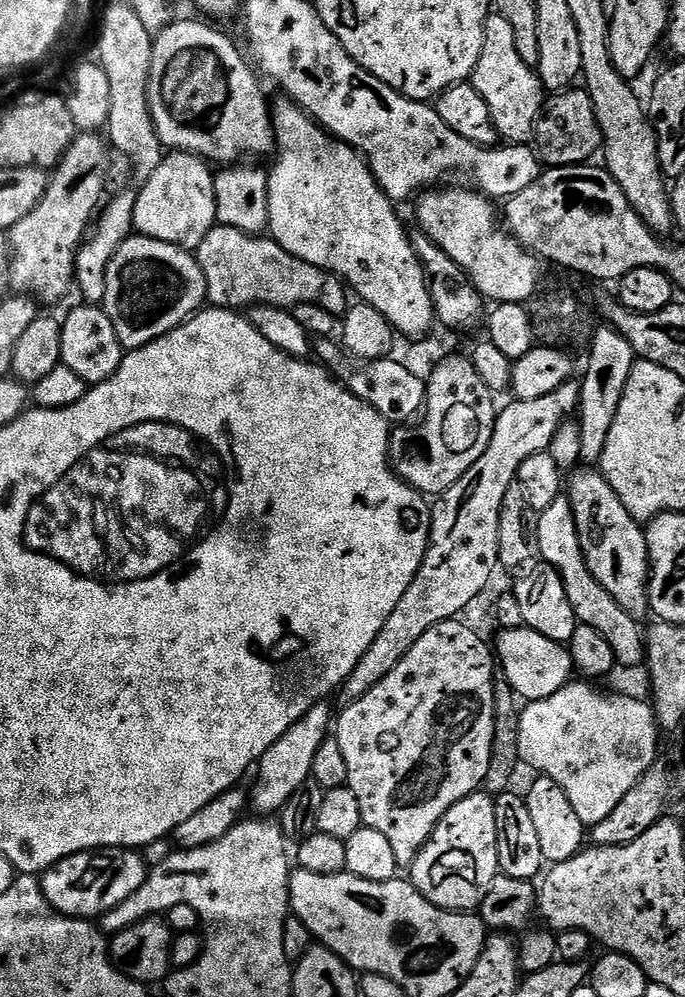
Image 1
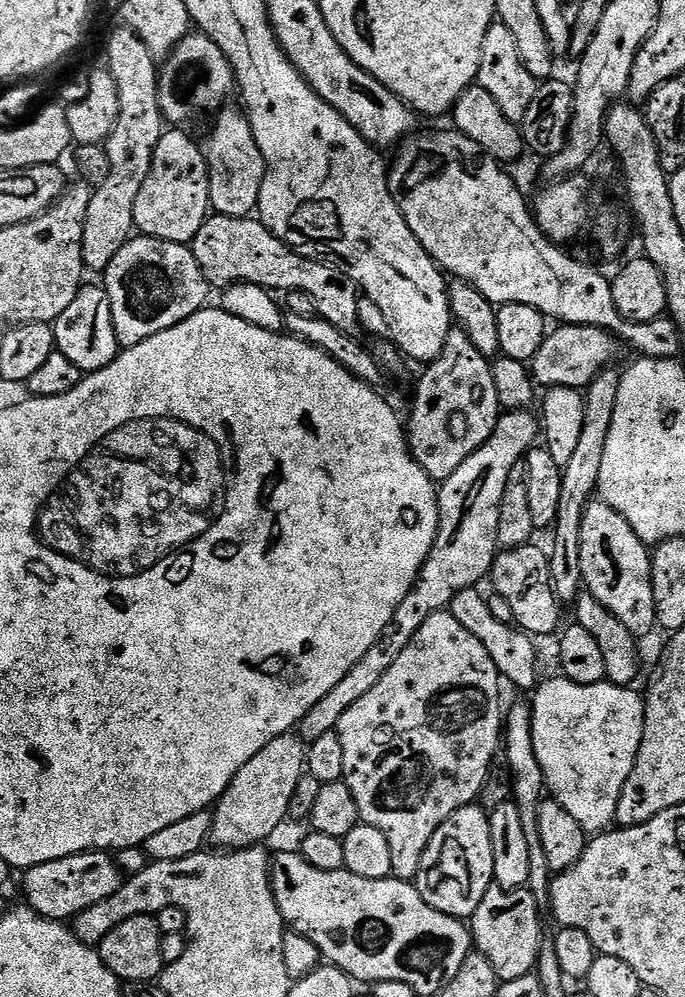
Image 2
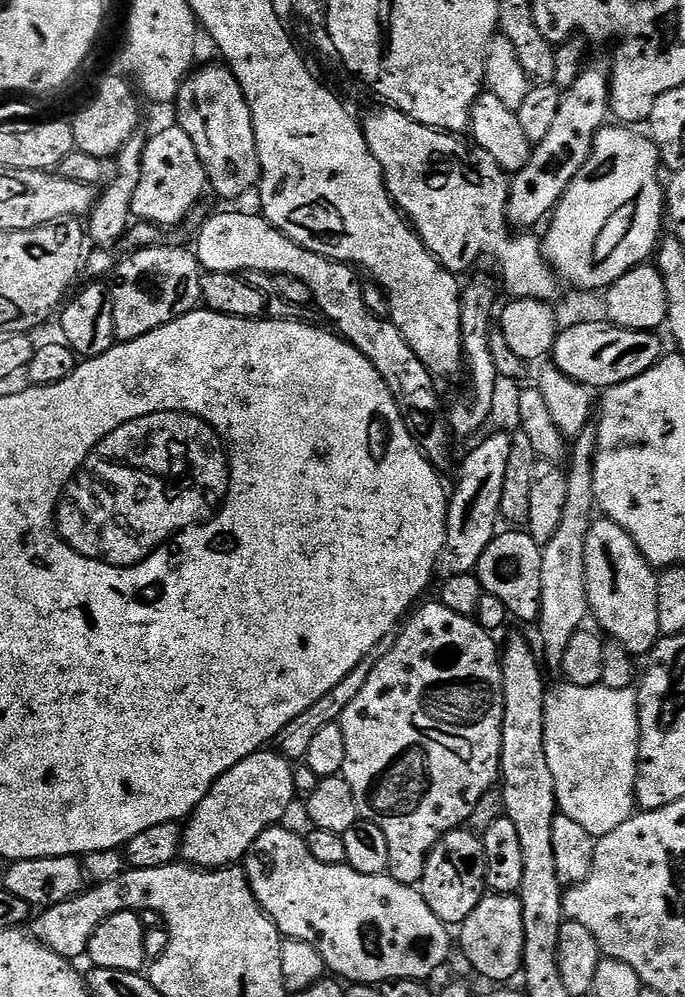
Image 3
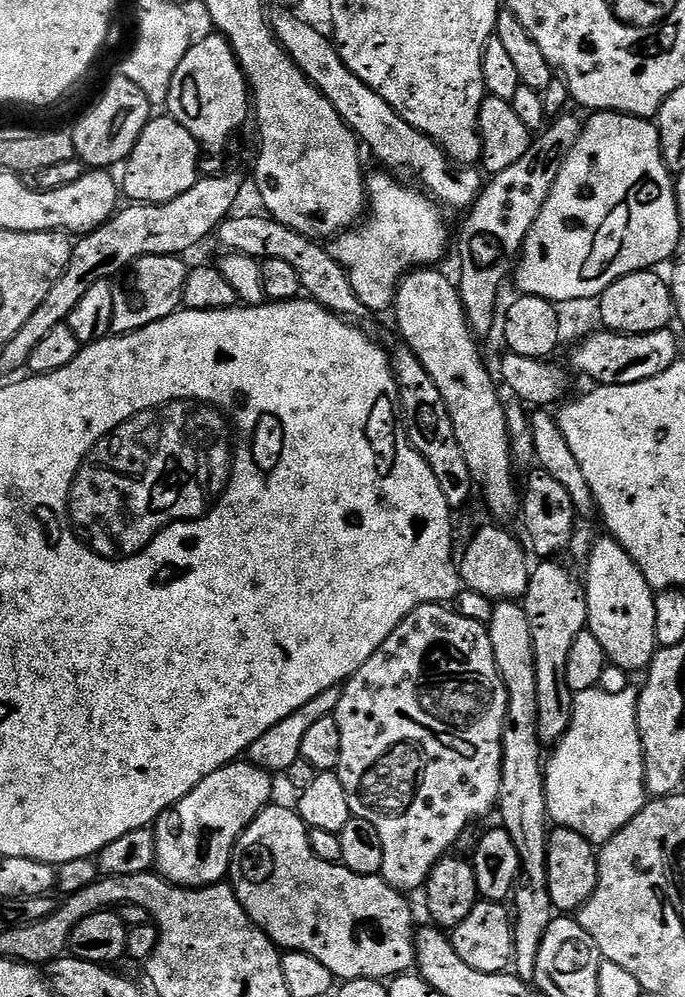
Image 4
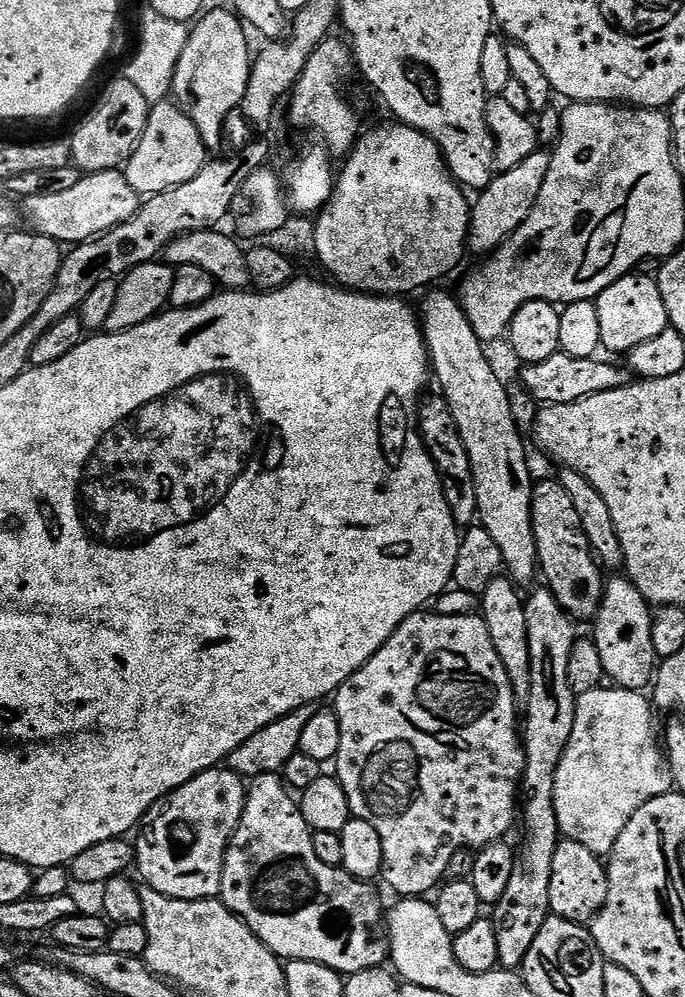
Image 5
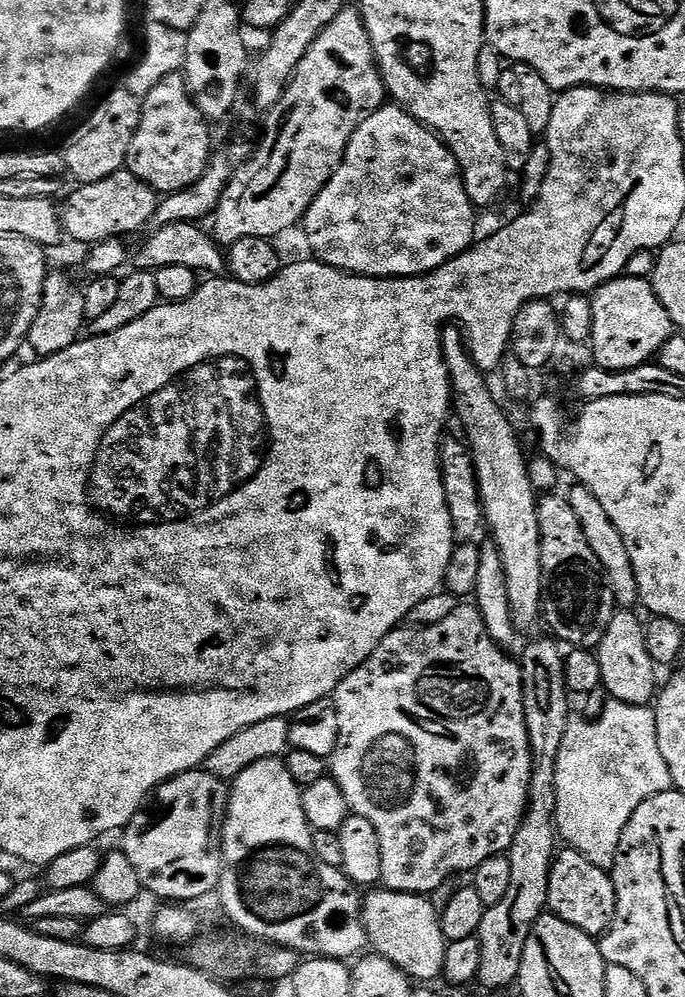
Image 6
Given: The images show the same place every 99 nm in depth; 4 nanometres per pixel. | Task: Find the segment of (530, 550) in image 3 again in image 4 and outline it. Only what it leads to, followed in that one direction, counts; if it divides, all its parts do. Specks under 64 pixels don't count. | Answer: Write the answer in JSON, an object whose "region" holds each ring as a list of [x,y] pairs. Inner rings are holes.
{"region":[[[495,523],[480,528],[473,534],[464,553],[459,553],[458,567],[463,587],[470,592],[477,592],[493,602],[502,600],[519,601],[526,594],[528,589],[528,564],[529,553],[525,545],[515,540],[504,526],[497,526]],[[493,524],[493,525],[492,525]],[[500,527],[500,528],[495,528]],[[524,548],[525,552],[524,553]],[[528,555],[528,556],[527,556]]]}

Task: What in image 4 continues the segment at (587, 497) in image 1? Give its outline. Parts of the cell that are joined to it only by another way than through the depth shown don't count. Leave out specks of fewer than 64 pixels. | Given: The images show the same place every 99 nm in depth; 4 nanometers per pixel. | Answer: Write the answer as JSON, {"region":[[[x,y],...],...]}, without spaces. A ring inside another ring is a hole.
{"region":[[[603,538],[592,548],[588,556],[588,584],[586,580],[586,595],[588,598],[588,626],[587,631],[598,638],[602,650],[606,650],[608,663],[611,667],[621,668],[629,674],[643,673],[651,664],[658,651],[656,635],[654,634],[654,602],[656,593],[652,591],[650,582],[638,570],[638,566],[626,554],[626,550],[616,540]]]}

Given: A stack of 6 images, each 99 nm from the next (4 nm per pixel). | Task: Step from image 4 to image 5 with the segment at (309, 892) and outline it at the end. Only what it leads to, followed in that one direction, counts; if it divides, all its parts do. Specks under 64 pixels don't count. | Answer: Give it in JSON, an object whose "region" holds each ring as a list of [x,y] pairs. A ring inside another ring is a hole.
{"region":[[[277,773],[255,777],[248,788],[242,818],[228,841],[219,899],[281,961],[318,962],[341,974],[381,967],[390,956],[386,908],[380,905],[371,883],[356,880],[343,867],[331,868],[319,860],[314,854],[312,833],[306,818],[302,818],[299,803]]]}

